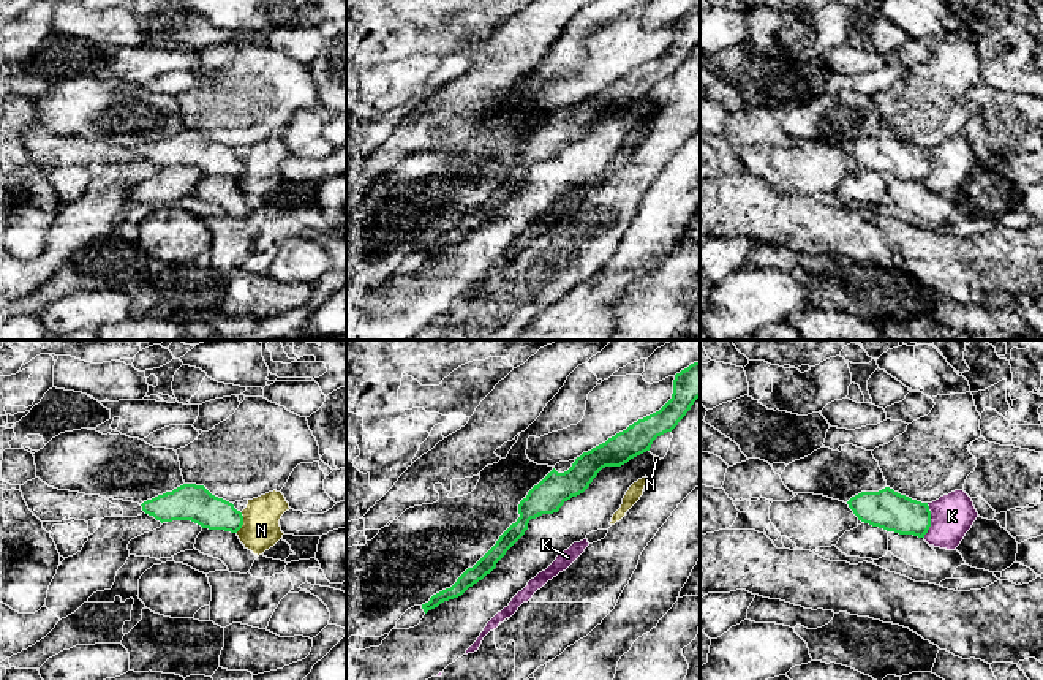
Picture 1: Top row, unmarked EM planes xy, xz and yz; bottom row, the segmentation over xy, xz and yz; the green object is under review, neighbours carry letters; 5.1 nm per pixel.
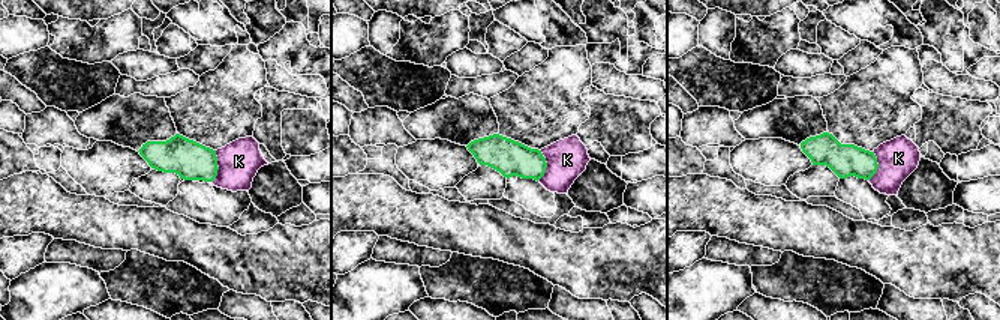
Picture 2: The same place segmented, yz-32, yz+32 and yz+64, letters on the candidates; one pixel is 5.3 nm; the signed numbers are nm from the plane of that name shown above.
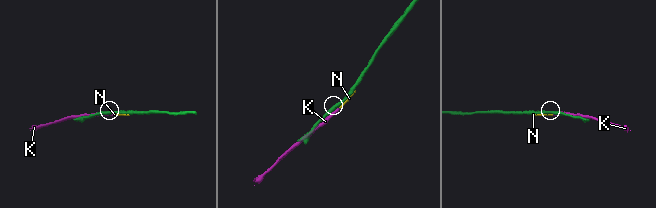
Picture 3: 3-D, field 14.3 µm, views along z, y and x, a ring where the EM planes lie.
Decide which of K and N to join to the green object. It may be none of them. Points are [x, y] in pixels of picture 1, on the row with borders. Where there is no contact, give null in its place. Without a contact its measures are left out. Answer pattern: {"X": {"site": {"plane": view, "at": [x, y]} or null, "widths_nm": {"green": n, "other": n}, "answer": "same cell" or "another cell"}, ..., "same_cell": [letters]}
{"K": {"site": {"plane": "yz", "at": [930, 521]}, "widths_nm": {"green": 200, "other": 220}, "answer": "another cell"}, "N": {"site": {"plane": "xy", "at": [242, 522]}, "widths_nm": {"green": 180, "other": 200}, "answer": "another cell"}, "same_cell": []}

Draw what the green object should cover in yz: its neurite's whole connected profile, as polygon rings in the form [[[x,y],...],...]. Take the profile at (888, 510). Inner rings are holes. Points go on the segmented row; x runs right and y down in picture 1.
[[[890,487],[879,492],[861,492],[847,504],[858,520],[887,531],[924,538],[931,527],[928,503],[912,500]]]

